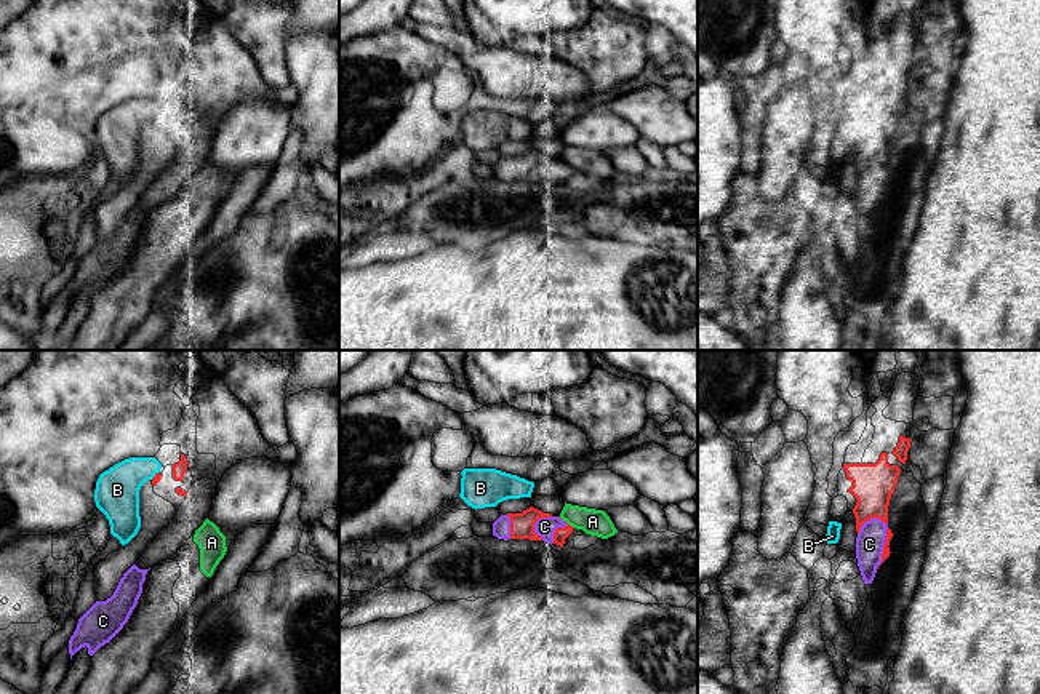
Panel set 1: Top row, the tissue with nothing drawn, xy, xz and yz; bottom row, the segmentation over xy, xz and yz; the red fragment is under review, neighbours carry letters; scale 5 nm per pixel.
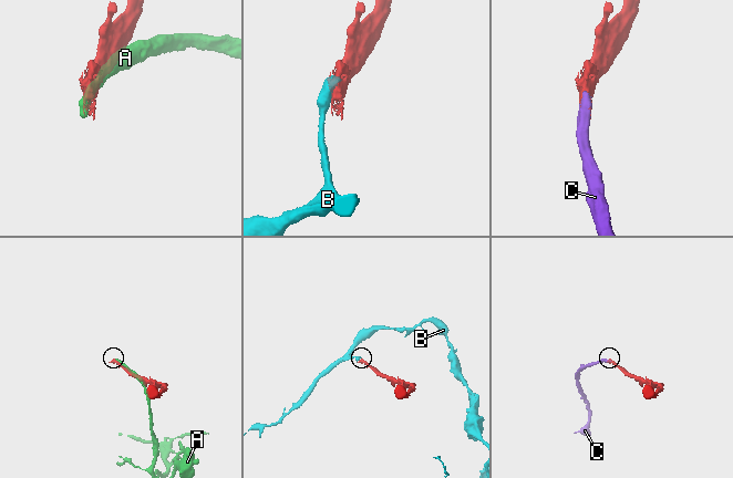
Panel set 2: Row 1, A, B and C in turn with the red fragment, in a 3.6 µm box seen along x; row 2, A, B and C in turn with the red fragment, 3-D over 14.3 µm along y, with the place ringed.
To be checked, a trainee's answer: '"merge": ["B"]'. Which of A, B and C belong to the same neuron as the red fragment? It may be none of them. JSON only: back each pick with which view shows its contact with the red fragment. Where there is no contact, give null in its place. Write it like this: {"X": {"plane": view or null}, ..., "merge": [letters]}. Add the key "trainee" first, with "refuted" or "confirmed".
{"trainee": "refuted", "C": {"plane": "yz"}, "merge": ["C"]}

